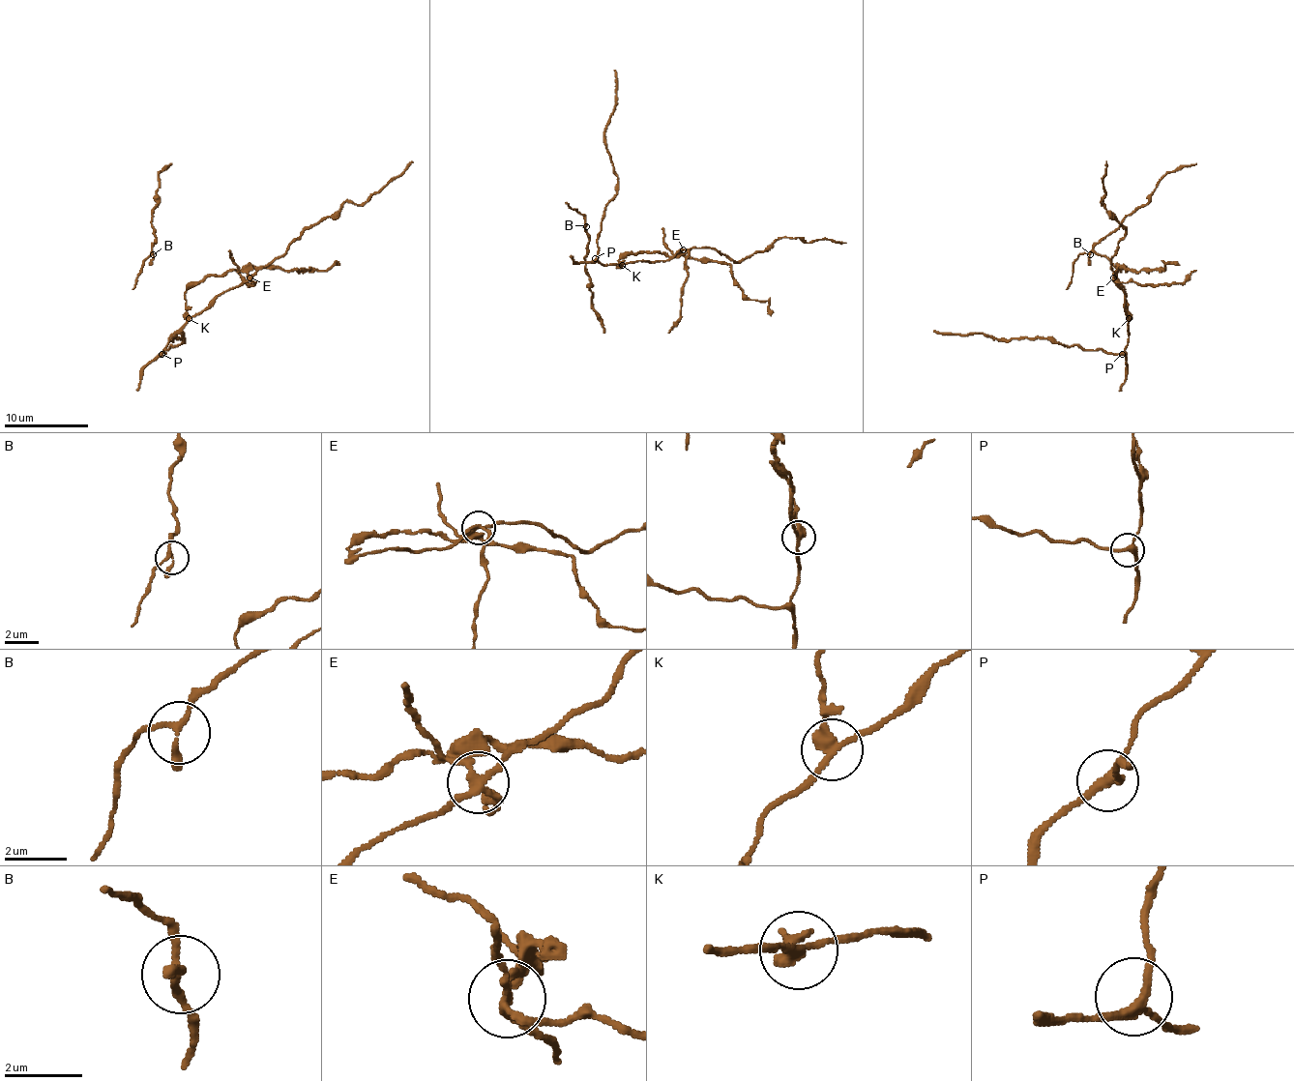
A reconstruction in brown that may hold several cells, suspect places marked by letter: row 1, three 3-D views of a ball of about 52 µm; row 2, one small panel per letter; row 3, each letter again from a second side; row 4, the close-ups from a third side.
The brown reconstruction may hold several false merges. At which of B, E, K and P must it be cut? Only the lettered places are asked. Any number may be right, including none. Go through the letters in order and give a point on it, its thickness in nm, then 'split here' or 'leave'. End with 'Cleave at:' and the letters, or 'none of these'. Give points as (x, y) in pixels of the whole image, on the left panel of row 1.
B: place (153, 254); calibre 200 nm; leave
E: place (249, 277); calibre 220 nm; split here
K: place (189, 318); calibre 260 nm; split here
P: place (161, 354); calibre 240 nm; leave
Cleave at: E, K

